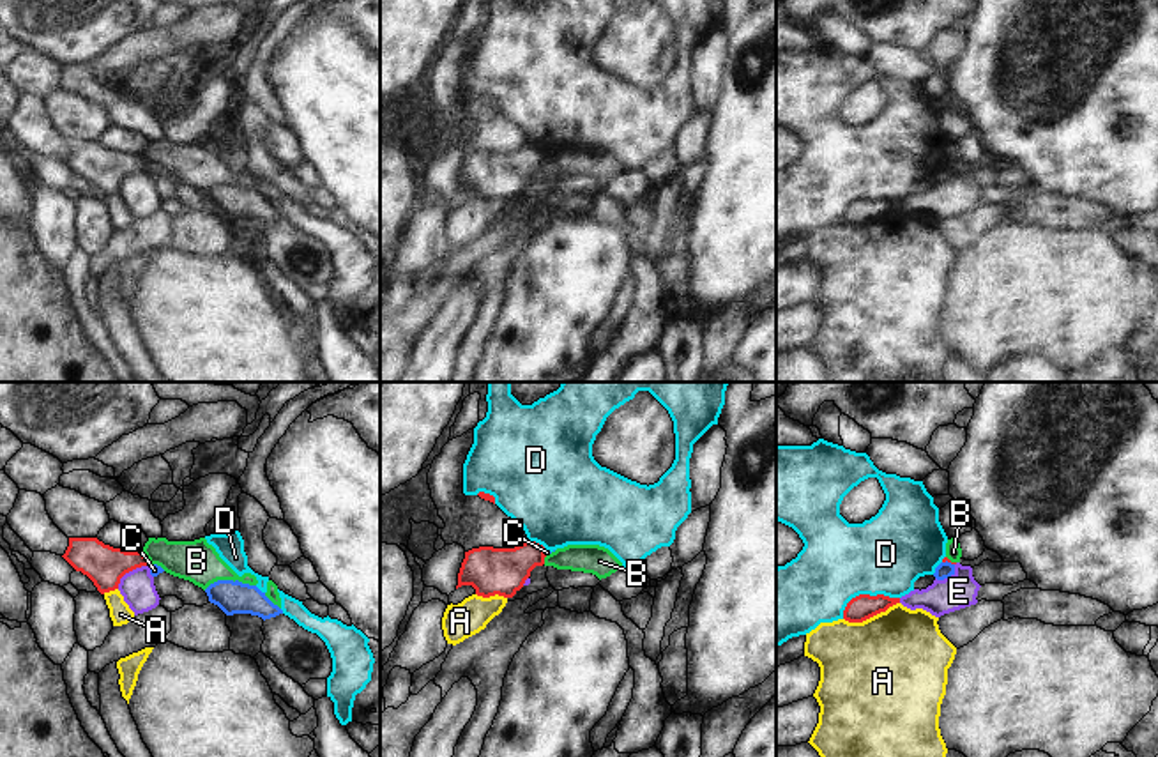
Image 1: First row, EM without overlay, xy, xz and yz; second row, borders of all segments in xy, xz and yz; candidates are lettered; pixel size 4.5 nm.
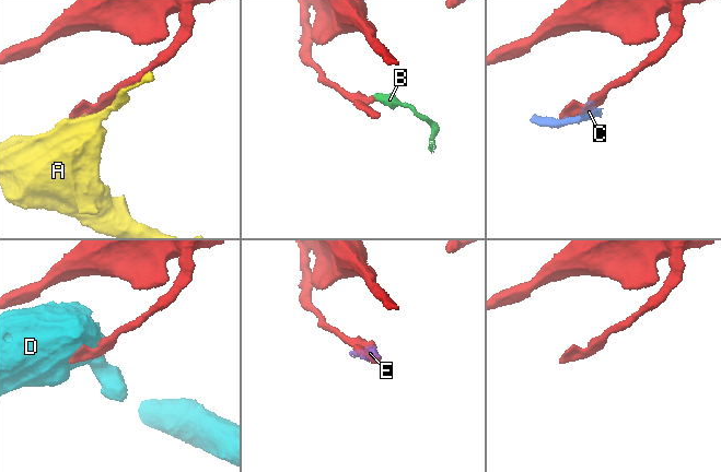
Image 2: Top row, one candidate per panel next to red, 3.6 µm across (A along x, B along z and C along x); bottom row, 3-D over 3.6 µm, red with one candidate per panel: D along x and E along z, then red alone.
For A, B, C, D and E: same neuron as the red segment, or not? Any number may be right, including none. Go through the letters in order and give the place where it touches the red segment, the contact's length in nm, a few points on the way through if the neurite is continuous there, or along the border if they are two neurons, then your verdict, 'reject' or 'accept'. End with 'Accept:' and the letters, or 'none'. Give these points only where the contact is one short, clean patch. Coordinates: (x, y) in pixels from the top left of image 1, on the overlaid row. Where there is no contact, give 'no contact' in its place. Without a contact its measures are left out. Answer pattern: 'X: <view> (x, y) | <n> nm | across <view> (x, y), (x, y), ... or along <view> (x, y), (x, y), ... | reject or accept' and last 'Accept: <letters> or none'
A: yz (870, 616) | 260 nm | reject
B: xy (145, 558) | 80 nm | along xy (142, 550), (151, 563) | reject
C: yz (948, 561) | 60 nm | along yz (943, 561), (953, 565) | reject
D: yz (865, 595) | 280 nm | reject
E: xy (129, 570) | 190 nm | along xy (149, 563), (129, 570), (117, 588) | reject
Accept: none

